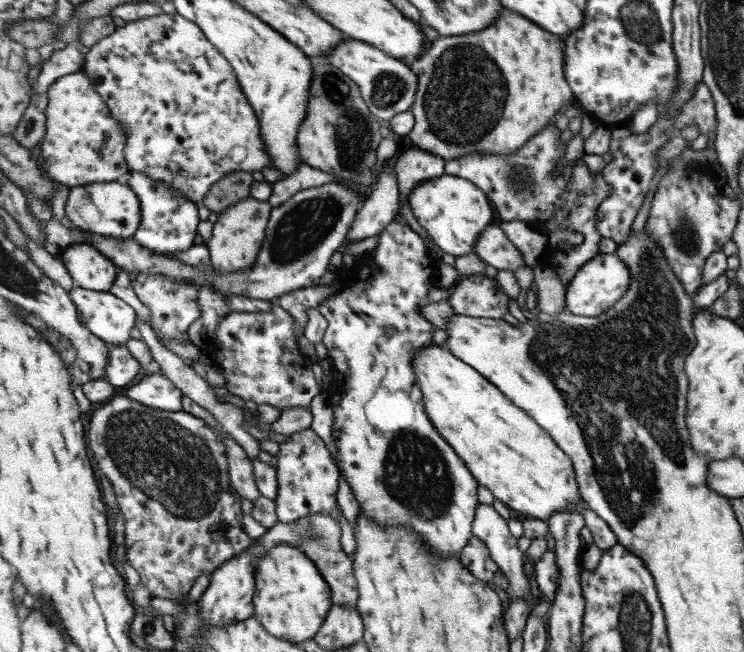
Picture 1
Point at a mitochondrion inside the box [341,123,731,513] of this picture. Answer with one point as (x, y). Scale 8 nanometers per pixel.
(685, 231)

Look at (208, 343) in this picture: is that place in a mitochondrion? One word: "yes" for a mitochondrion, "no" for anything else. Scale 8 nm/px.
no

